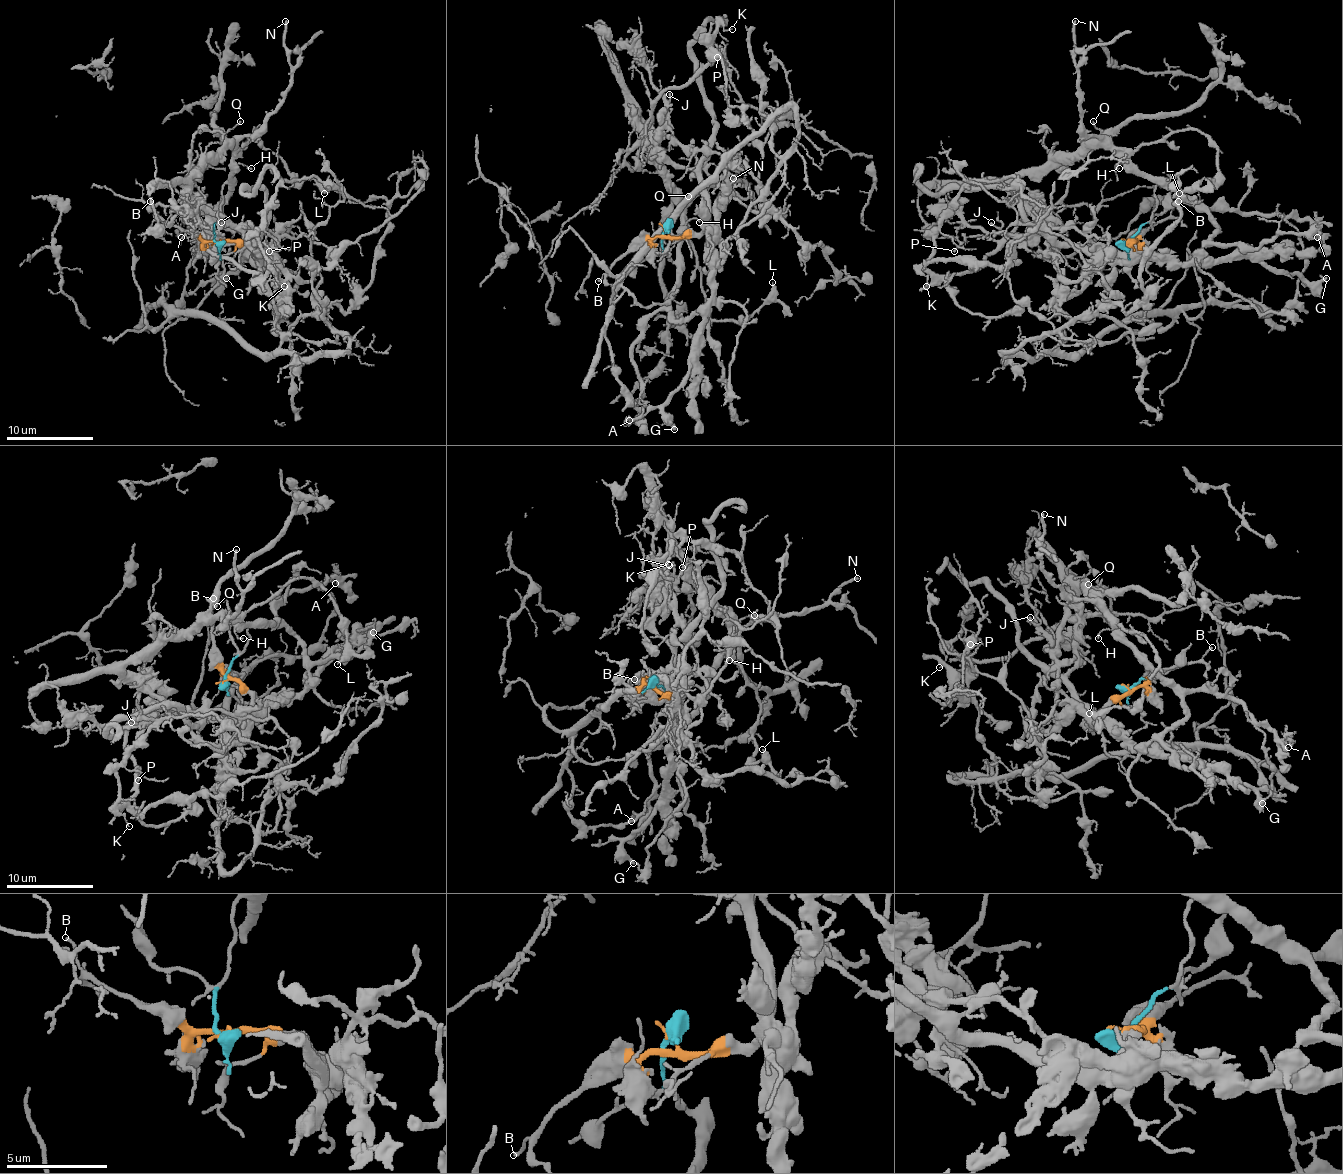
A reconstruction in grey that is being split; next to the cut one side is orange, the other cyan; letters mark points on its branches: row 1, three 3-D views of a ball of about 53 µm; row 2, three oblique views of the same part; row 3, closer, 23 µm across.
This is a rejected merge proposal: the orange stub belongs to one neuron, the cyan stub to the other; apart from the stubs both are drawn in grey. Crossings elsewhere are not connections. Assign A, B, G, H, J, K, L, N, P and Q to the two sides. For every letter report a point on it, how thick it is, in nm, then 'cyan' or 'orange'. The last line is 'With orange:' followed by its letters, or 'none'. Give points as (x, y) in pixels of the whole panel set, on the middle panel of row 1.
A: at (629, 420); 150 nm thick; cyan
B: at (598, 281); 130 nm thick; orange
G: at (674, 429); 300 nm thick; orange
H: at (699, 222); 120 nm thick; cyan
J: at (669, 94); 160 nm thick; orange
K: at (732, 29); 100 nm thick; orange
L: at (772, 282); 240 nm thick; cyan
N: at (733, 178); 200 nm thick; cyan
P: at (717, 57); 130 nm thick; orange
Q: at (688, 196); 110 nm thick; cyan
With orange: B, G, J, K, P

